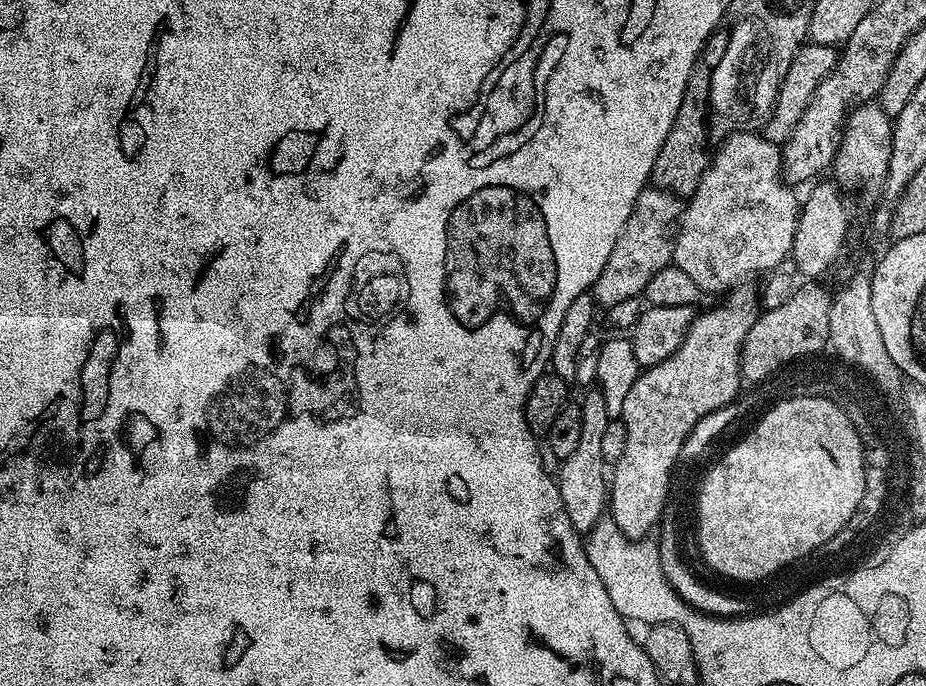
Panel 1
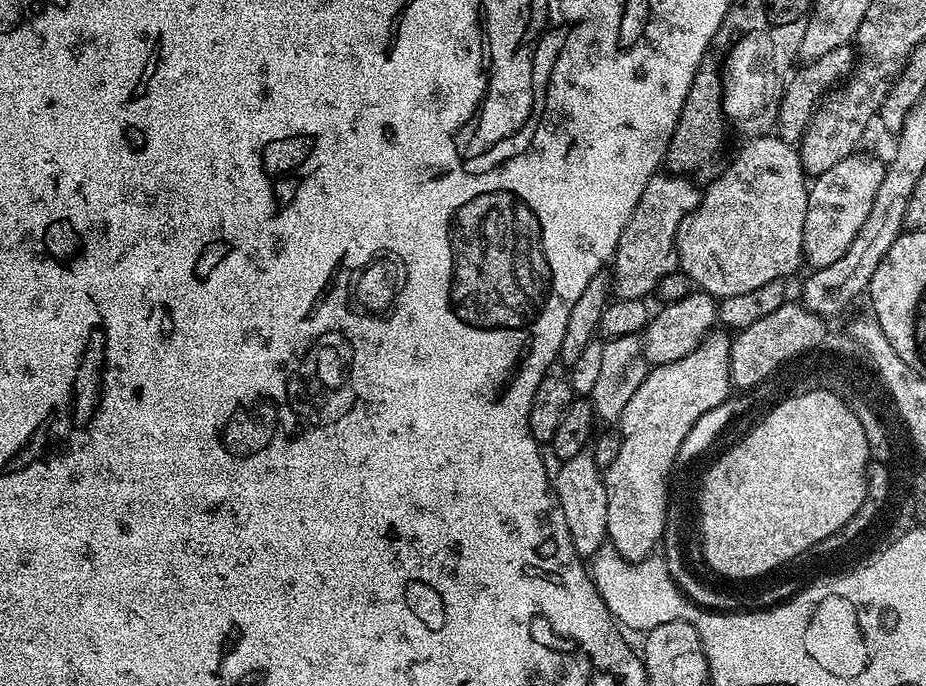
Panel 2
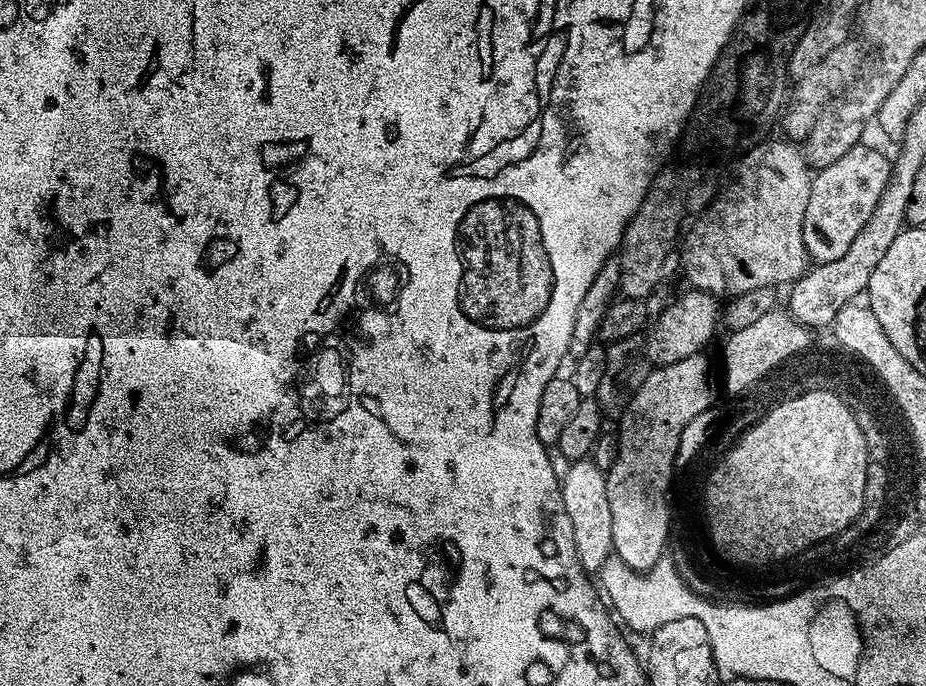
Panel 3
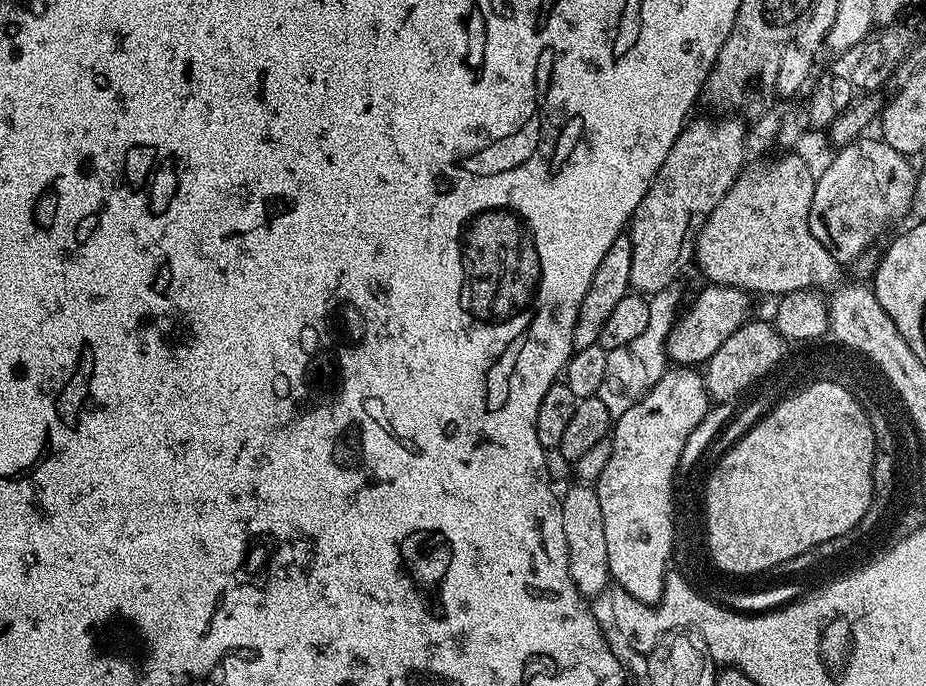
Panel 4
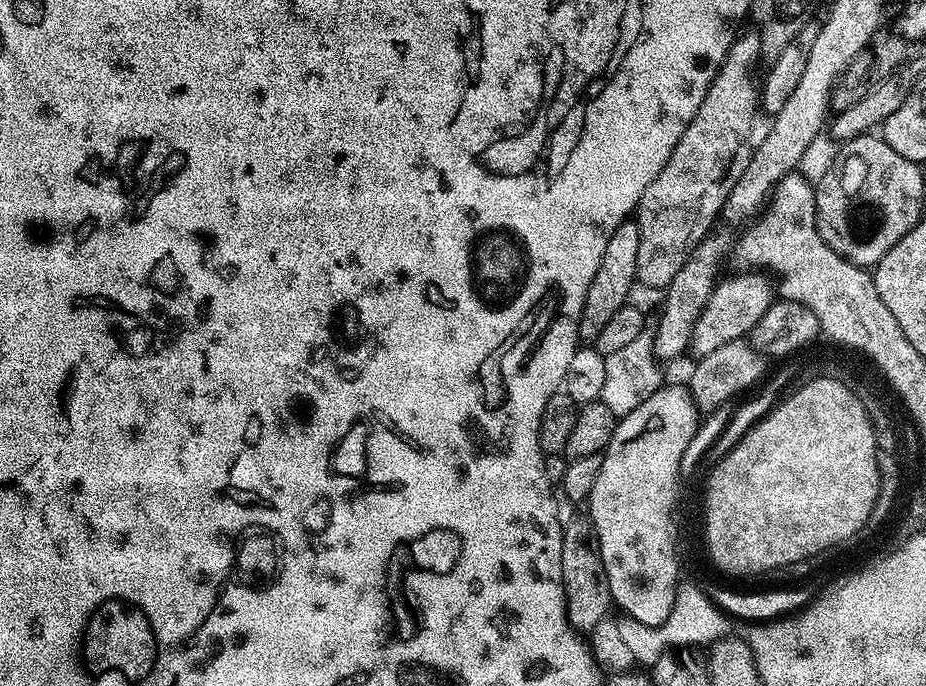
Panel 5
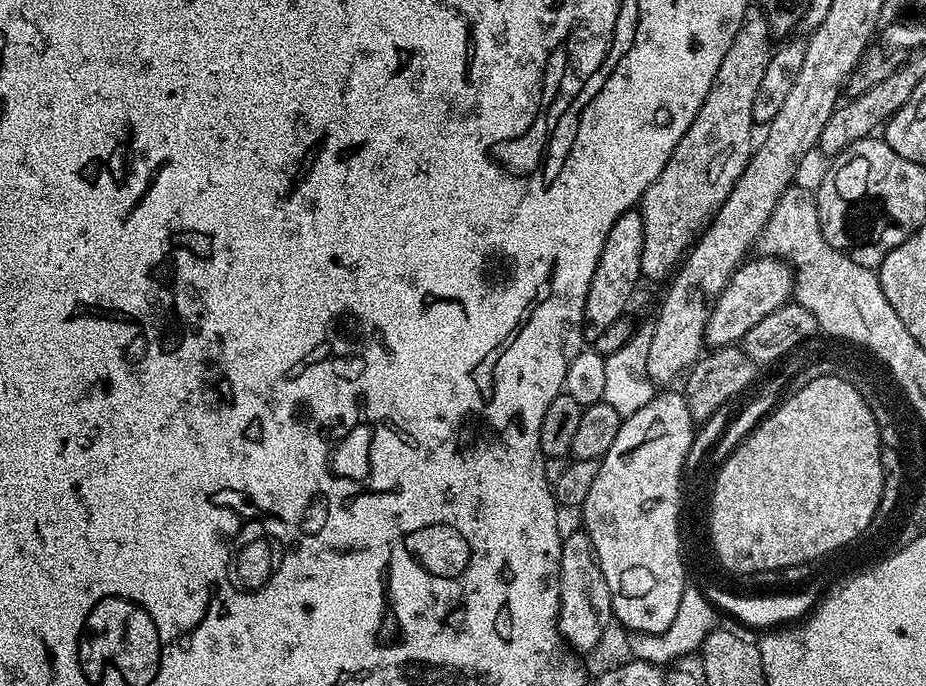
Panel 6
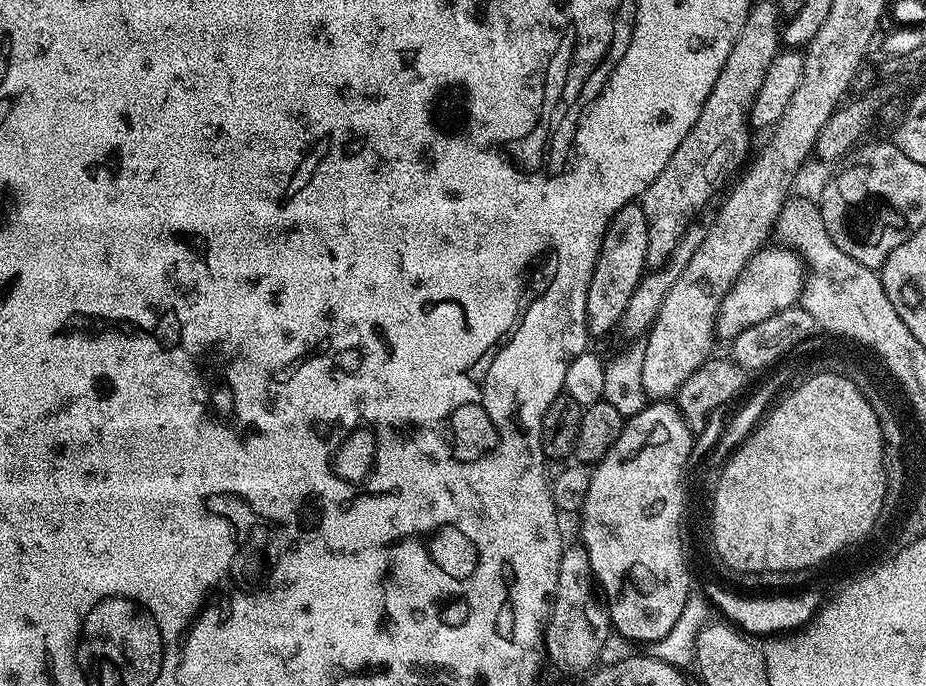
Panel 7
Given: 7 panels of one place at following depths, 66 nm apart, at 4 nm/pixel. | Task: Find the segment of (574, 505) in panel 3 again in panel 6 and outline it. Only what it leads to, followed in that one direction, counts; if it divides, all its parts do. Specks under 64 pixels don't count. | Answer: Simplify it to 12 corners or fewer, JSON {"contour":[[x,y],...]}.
{"contour":[[587,532],[560,546],[565,645],[592,652],[613,623],[612,591]]}

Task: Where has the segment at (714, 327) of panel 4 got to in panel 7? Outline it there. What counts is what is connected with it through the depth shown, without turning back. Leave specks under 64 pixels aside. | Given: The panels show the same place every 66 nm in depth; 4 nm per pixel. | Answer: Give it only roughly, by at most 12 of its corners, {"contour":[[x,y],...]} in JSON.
{"contour":[[787,246],[759,248],[716,319],[717,337],[793,307],[806,264]]}

